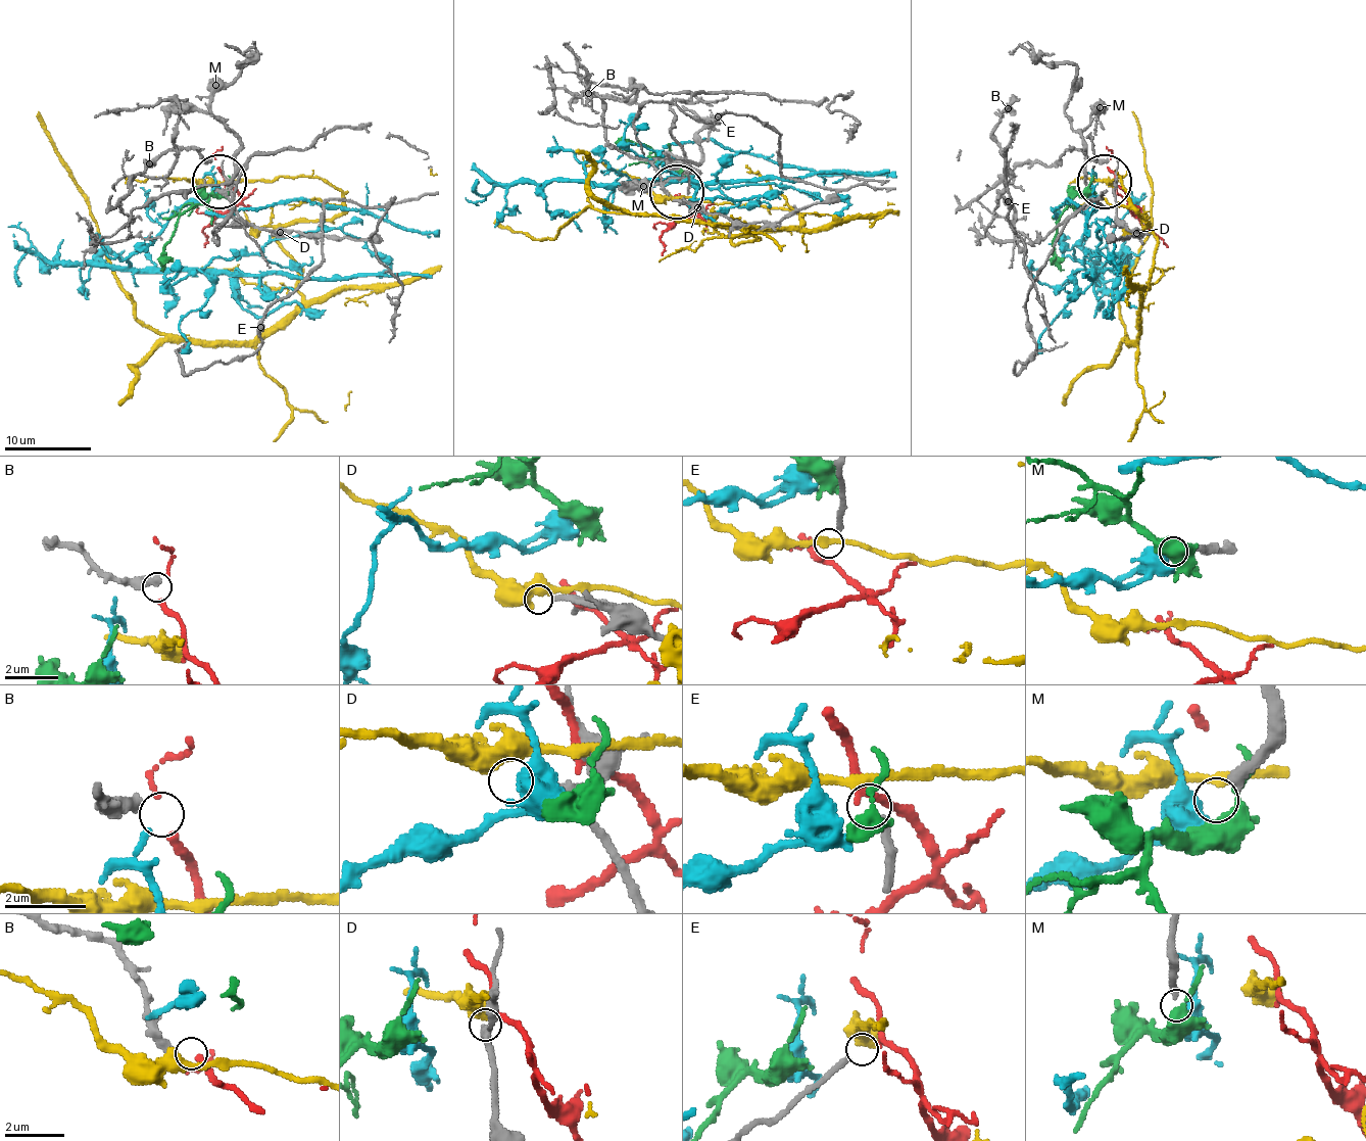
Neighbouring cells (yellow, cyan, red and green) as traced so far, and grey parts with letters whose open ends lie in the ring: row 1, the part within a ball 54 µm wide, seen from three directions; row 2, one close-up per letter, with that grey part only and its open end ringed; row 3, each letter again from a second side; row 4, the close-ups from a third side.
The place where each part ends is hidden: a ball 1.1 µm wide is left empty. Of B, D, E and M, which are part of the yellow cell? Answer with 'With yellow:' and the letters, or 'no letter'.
With yellow: no letter

